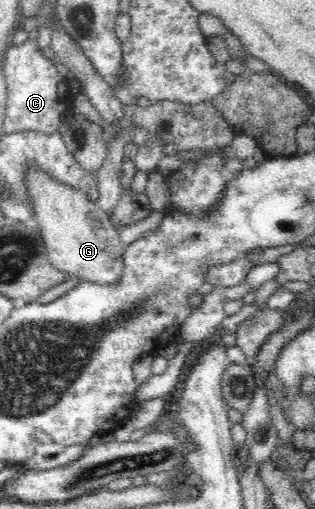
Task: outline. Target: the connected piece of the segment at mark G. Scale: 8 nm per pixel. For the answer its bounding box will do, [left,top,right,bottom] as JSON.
[25,166,124,285]

